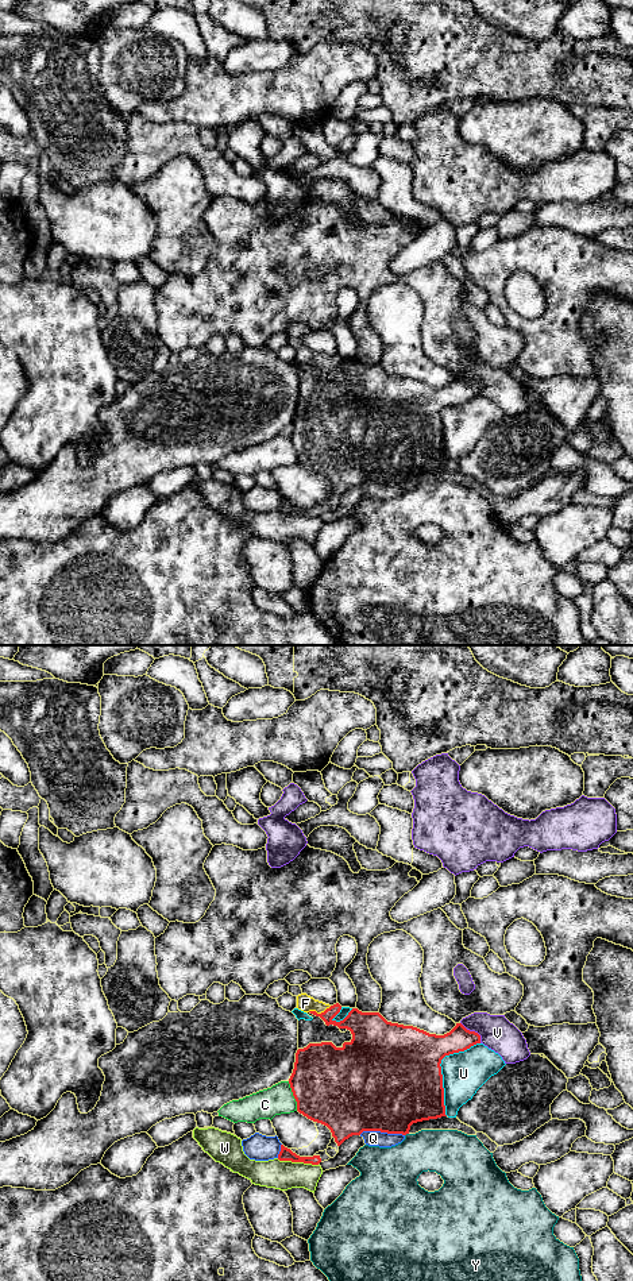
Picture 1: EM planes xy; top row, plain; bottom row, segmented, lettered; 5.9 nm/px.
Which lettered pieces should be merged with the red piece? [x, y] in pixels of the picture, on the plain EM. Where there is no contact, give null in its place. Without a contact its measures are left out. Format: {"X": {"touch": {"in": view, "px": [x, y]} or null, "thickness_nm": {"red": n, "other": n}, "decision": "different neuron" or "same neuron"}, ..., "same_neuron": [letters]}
{"C": {"touch": {"in": "xy", "px": [293, 447]}, "thickness_nm": {"red": 460, "other": 180}, "decision": "different neuron"}, "F": {"touch": {"in": "xy", "px": [319, 366]}, "thickness_nm": {"red": 160, "other": 100}, "decision": "same neuron"}, "Q": {"touch": {"in": "xy", "px": [382, 483]}, "thickness_nm": {"red": 500, "other": 100}, "decision": "different neuron"}, "U": {"touch": {"in": "xy", "px": [440, 421]}, "thickness_nm": {"red": 500, "other": 260}, "decision": "different neuron"}, "V": {"touch": {"in": "xy", "px": [474, 384]}, "thickness_nm": {"red": 150, "other": 200}, "decision": "different neuron"}, "W": {"touch": {"in": "xy", "px": [297, 513]}, "thickness_nm": {"red": 80, "other": 180}, "decision": "different neuron"}, "Y": {"touch": {"in": "xy", "px": [406, 485]}, "thickness_nm": {"red": 440, "other": 300}, "decision": "different neuron"}, "same_neuron": ["F"]}

